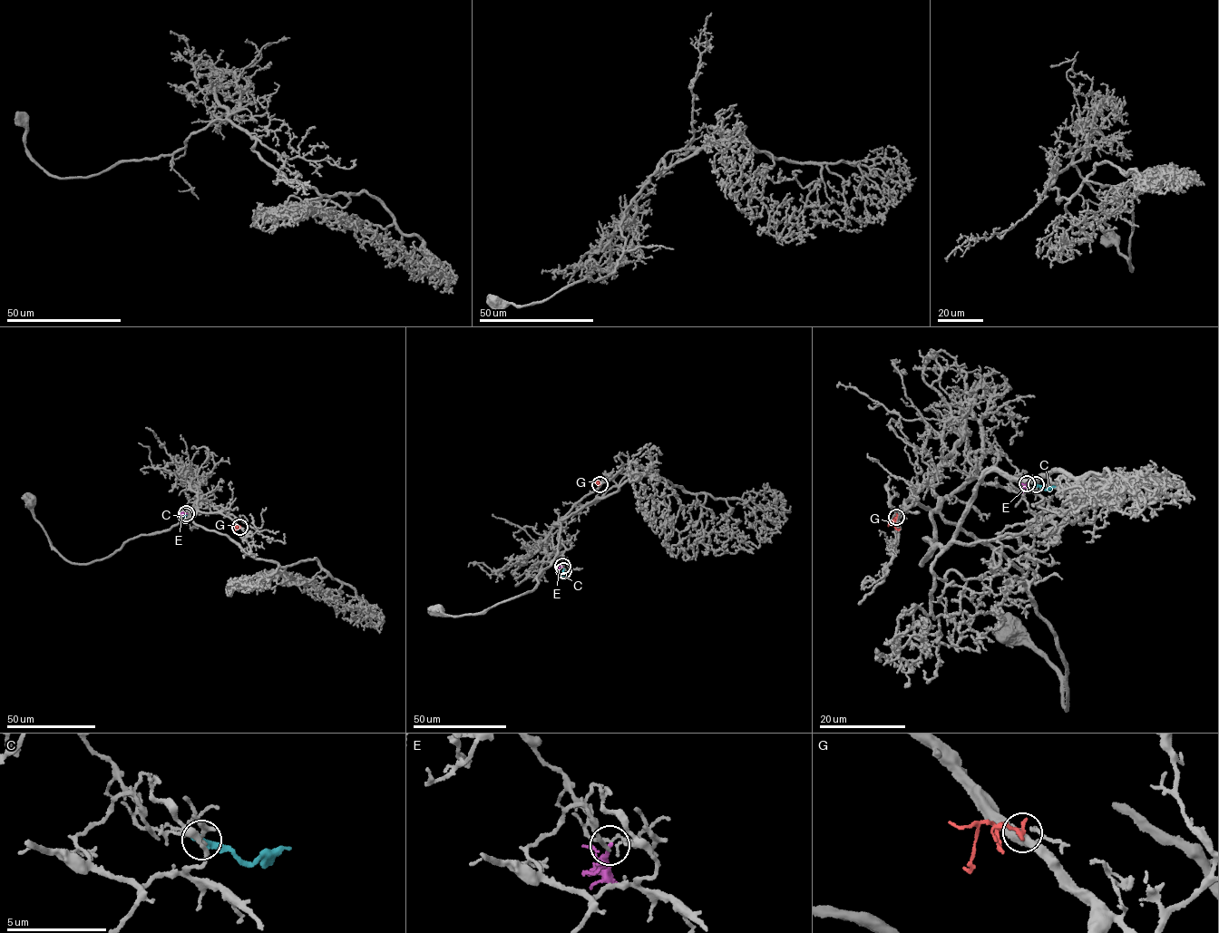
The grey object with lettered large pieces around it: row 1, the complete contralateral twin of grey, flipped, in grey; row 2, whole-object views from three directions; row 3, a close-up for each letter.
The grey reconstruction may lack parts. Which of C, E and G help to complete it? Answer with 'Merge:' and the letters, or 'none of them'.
Merge: G

